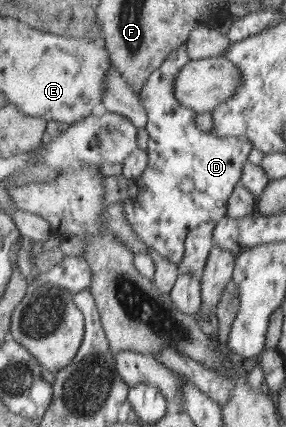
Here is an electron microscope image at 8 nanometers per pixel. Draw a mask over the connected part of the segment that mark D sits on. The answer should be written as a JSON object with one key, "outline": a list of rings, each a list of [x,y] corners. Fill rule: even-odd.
{"outline":[[[185,43],[173,52],[167,54],[166,61],[153,71],[144,88],[139,92],[140,101],[147,111],[148,130],[148,163],[146,169],[137,178],[131,178],[128,197],[121,198],[124,206],[125,218],[134,234],[139,236],[149,249],[155,250],[166,260],[178,265],[185,254],[185,240],[191,230],[207,222],[218,223],[225,218],[228,200],[233,189],[240,183],[243,176],[242,168],[248,160],[252,146],[243,137],[226,136],[222,138],[212,133],[200,131],[195,126],[196,112],[183,106],[173,96],[172,77],[175,70],[183,68],[189,61]]]}

